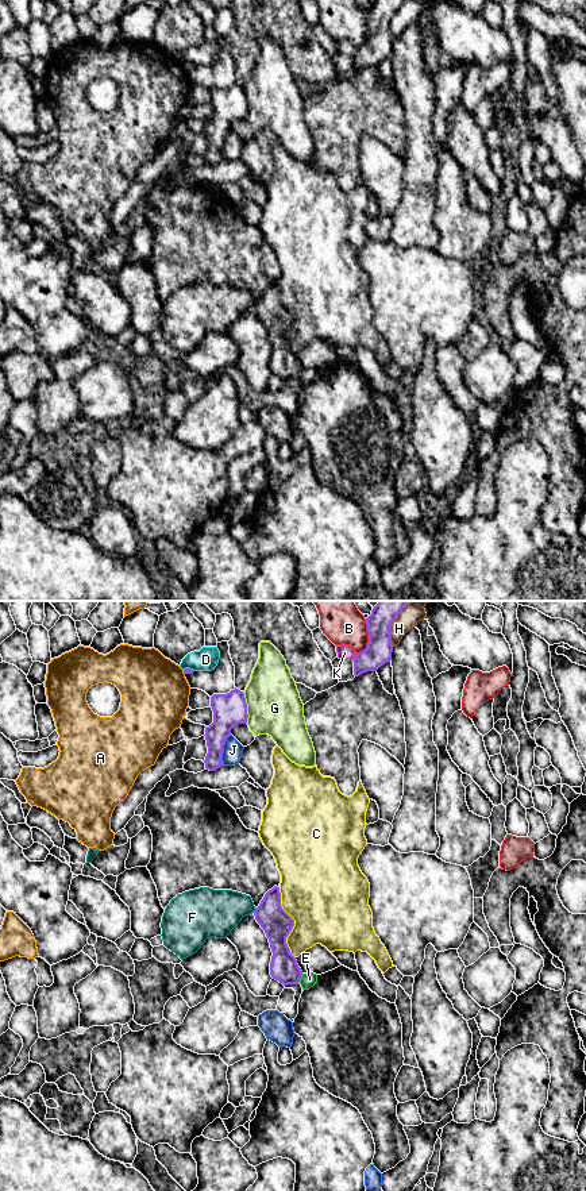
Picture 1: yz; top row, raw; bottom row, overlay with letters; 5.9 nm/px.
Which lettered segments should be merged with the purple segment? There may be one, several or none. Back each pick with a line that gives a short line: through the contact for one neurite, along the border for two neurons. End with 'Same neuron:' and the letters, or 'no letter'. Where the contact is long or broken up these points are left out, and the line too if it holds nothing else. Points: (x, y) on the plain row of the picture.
E: line yz (284, 362), (300, 373), (309, 374)
Same neuron: E

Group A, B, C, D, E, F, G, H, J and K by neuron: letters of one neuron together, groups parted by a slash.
A / B / C / D / E / F / G / H / J / K

